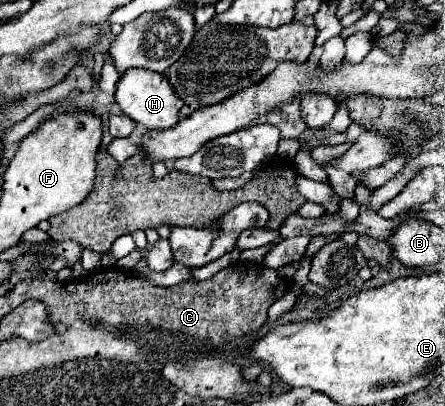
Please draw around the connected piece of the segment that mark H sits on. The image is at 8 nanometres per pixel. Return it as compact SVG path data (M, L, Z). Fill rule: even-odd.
M128 69L118 81L116 103L130 119L148 129L168 129L170 125L176 125L180 121L178 113L182 103L180 97L172 91L172 85L168 83L164 73L154 73L148 69Z

